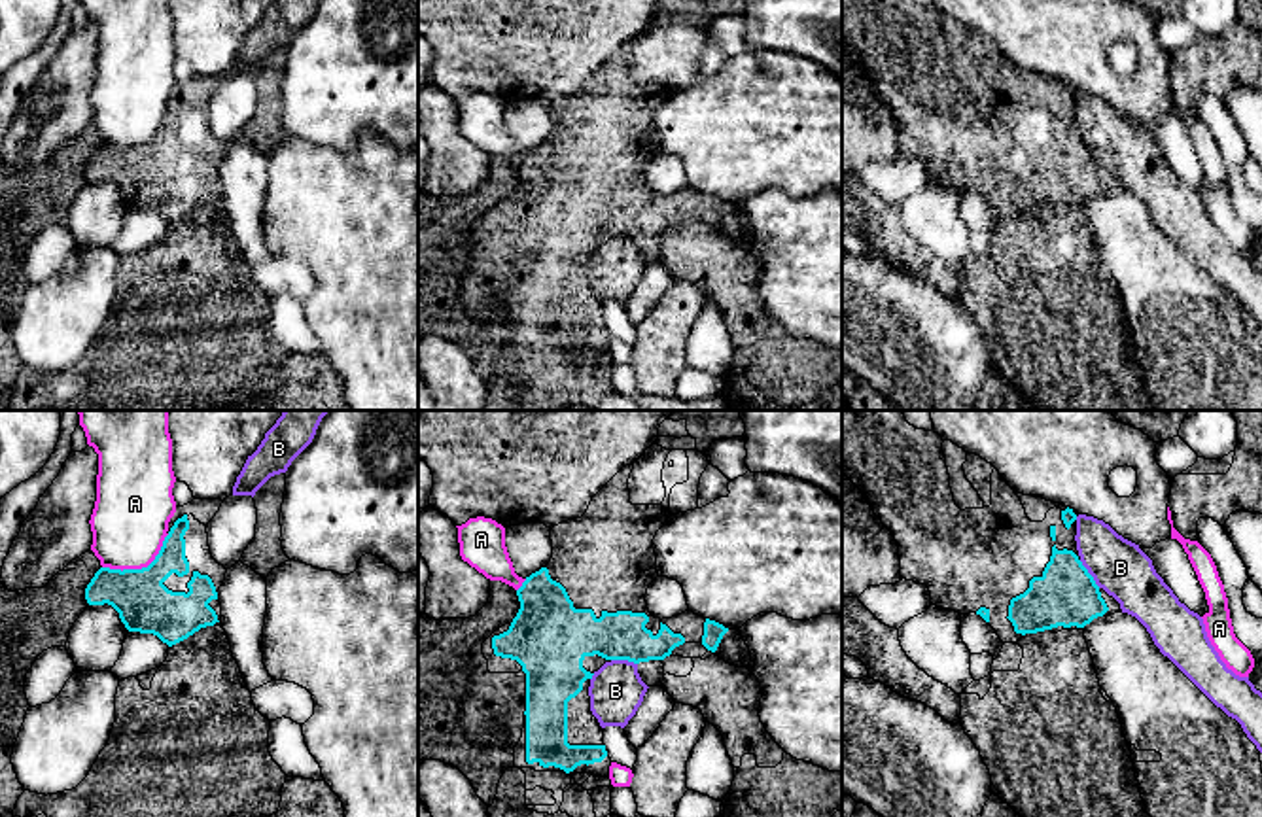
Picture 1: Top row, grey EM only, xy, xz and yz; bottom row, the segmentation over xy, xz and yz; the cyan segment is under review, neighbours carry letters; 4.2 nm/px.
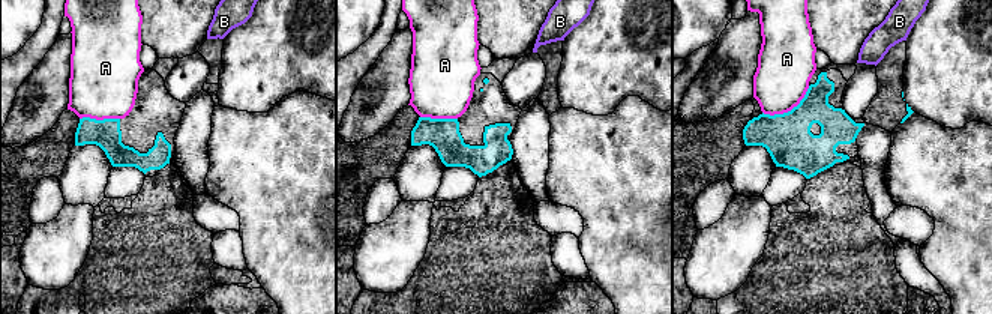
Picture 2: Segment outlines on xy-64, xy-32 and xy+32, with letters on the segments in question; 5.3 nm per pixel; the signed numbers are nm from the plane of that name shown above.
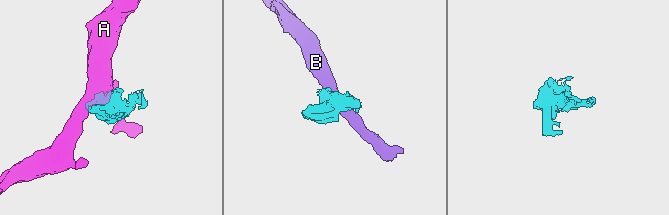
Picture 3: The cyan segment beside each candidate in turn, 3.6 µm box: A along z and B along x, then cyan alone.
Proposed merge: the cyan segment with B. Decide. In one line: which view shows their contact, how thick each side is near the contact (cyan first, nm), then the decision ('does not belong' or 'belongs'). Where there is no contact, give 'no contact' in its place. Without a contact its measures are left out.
contact in yz; calibres 260 and 240 nm; does not belong

